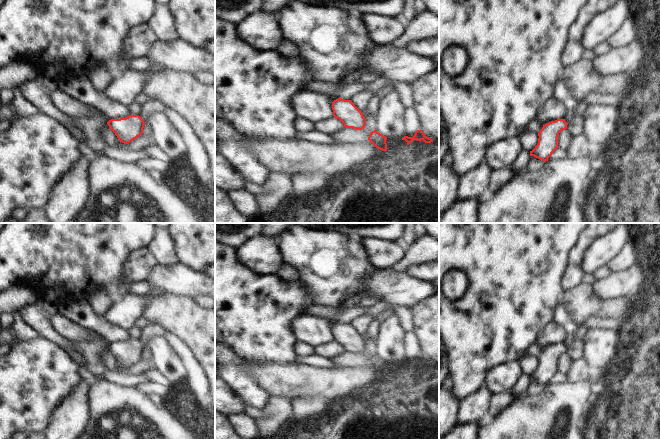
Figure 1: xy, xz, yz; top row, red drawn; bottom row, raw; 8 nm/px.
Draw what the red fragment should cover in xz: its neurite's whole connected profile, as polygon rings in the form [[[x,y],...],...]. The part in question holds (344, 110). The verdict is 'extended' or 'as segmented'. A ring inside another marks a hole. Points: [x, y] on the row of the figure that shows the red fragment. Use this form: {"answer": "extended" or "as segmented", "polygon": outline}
{"answer": "as segmented", "polygon": [[[338,98],[332,102],[333,116],[339,119],[345,128],[362,130],[366,119],[351,100]]]}

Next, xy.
{"answer": "as segmented", "polygon": [[[129,115],[125,118],[111,119],[107,124],[120,142],[128,144],[143,133],[145,122],[139,115]]]}

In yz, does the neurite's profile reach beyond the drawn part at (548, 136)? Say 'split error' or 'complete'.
complete

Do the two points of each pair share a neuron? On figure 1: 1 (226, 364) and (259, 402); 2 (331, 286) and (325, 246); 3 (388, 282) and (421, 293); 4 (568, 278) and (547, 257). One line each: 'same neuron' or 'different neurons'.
1: same neuron
2: same neuron
3: same neuron
4: different neurons

